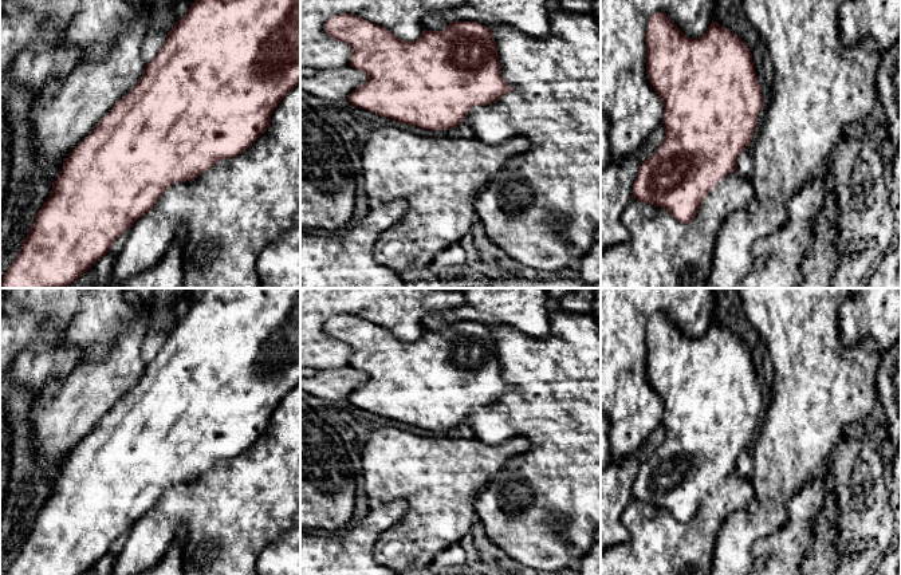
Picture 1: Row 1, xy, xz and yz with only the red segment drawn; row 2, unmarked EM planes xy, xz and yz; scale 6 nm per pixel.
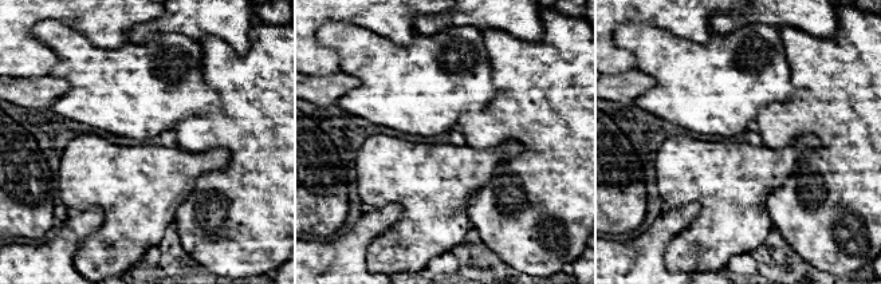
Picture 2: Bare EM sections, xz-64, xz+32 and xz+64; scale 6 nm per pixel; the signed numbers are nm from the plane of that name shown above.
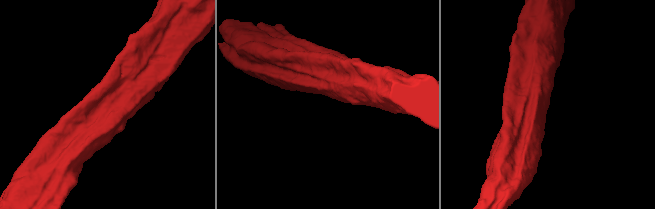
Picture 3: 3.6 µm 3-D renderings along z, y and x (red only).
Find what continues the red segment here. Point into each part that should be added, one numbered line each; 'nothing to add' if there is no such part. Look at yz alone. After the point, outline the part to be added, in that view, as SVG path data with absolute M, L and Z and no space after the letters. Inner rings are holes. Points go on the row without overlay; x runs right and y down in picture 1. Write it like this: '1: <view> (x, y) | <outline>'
1: yz (732, 479) | M732 472L725 478L720 480L717 485L720 484L740 485L741 480L743 477L737 472Z

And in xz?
1: xz (473, 422) | M489 405L481 406L473 406L469 413L467 414L467 417L463 421L463 425L471 428L472 430L479 429L480 428L480 410L483 407L488 407Z

